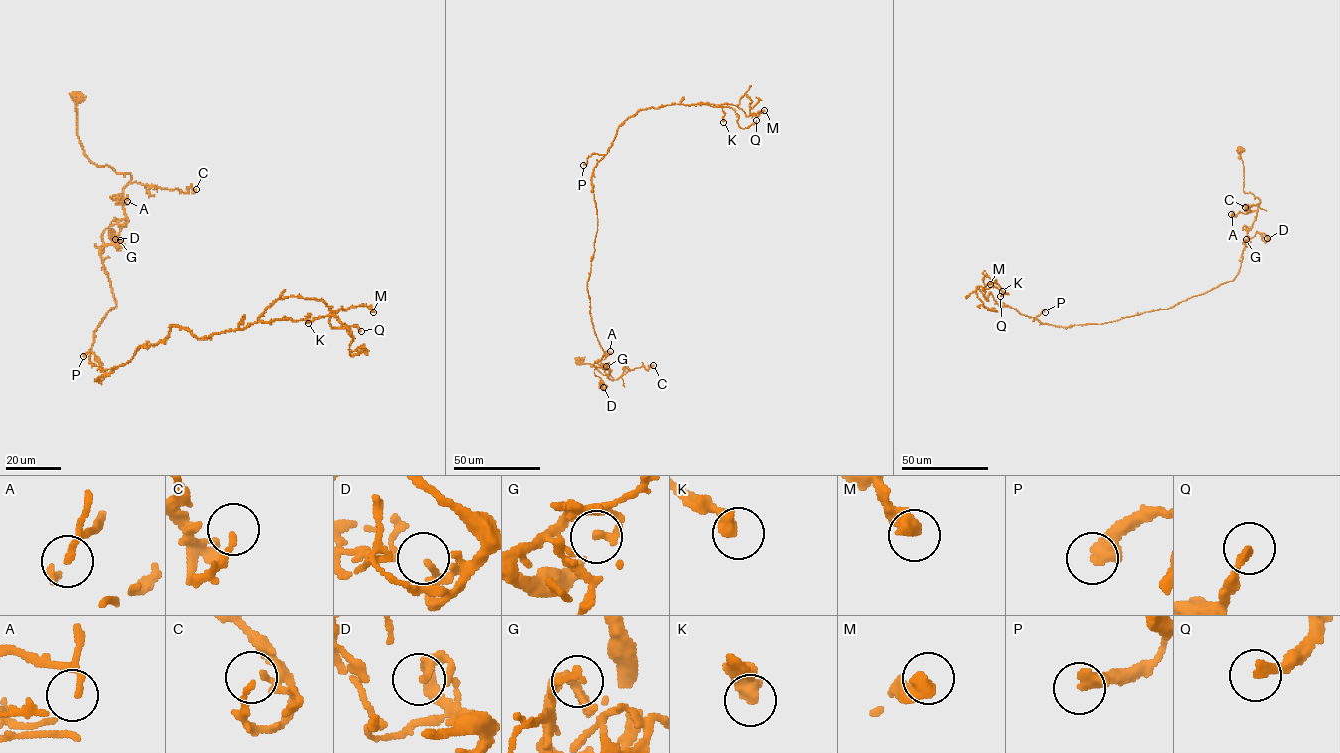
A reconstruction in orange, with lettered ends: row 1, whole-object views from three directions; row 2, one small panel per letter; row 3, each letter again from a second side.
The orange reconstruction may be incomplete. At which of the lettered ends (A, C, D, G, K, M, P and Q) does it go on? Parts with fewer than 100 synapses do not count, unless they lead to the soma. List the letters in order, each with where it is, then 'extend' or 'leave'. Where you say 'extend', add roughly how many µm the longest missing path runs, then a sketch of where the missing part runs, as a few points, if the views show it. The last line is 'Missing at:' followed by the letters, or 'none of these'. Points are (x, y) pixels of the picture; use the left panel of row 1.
A: place (127, 201); leave
C: place (196, 189); leave
D: place (115, 239); leave
G: place (120, 240); leave
K: place (308, 323); leave
M: place (373, 312); leave
P: place (83, 356); leave
Q: place (361, 331); leave
Missing at: none of these

